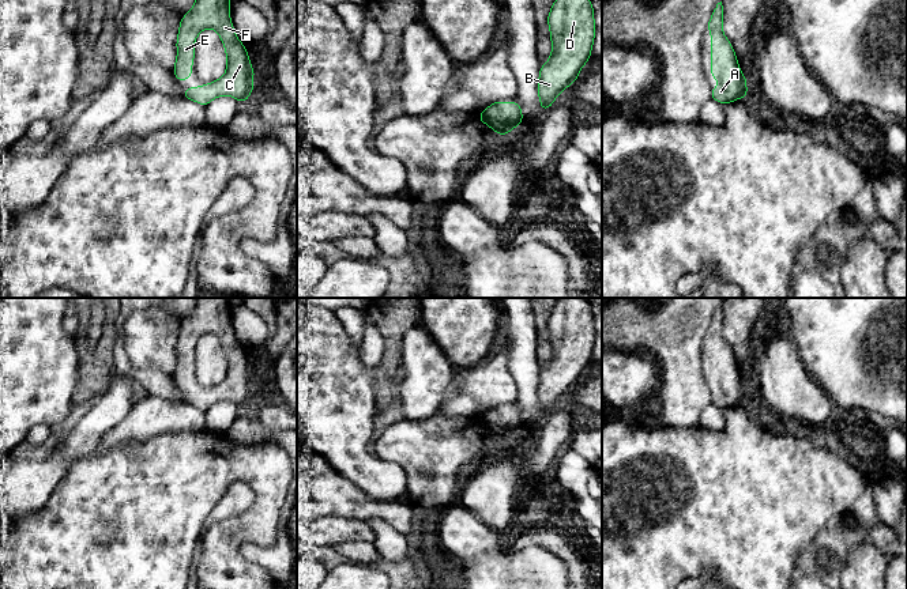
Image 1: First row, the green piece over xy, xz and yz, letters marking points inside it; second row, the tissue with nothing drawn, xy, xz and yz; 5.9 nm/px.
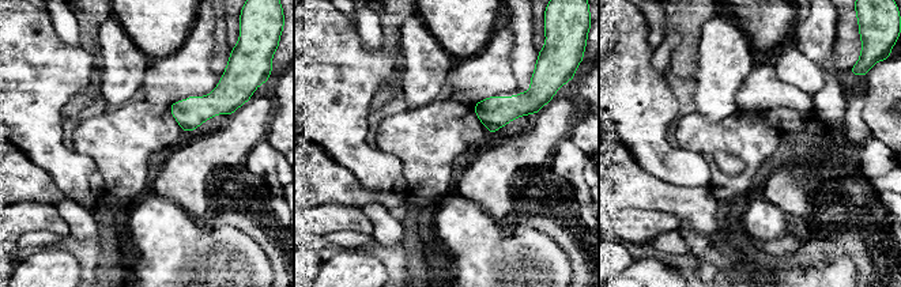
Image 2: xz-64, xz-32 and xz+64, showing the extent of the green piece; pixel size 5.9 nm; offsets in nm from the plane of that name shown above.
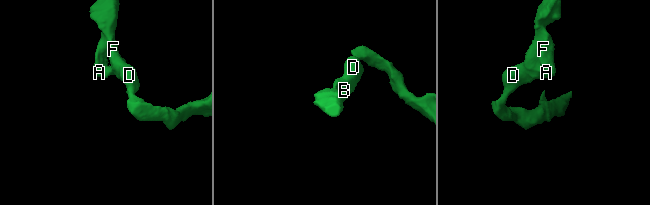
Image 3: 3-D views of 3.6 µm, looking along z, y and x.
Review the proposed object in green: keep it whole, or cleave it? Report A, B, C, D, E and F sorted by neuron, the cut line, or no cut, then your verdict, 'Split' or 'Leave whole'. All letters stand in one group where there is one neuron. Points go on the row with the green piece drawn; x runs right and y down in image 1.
Groups: A B C D E F. No split. Leave whole

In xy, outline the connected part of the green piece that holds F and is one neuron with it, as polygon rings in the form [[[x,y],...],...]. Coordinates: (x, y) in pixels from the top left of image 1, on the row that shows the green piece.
[[[196,0],[191,11],[181,18],[176,42],[177,58],[173,67],[177,80],[182,82],[192,76],[193,42],[204,29],[212,29],[219,34],[226,50],[226,72],[206,86],[184,88],[184,98],[204,107],[222,95],[233,97],[241,103],[246,102],[255,87],[255,69],[230,20],[230,0]]]

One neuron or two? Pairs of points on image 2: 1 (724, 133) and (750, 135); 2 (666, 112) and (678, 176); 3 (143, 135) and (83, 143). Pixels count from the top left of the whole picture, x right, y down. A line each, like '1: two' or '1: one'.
1: one
2: one
3: one

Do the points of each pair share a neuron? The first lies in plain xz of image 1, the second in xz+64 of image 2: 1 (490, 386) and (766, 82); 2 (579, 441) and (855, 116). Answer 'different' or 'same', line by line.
1: different
2: different

